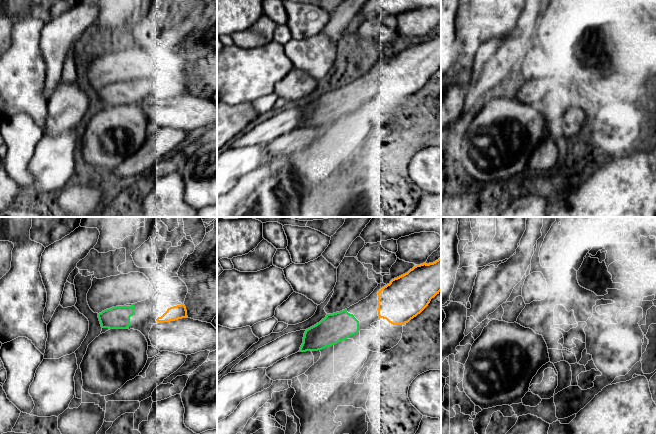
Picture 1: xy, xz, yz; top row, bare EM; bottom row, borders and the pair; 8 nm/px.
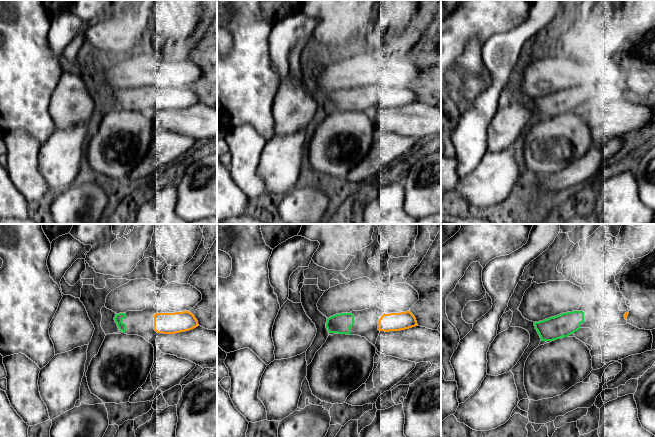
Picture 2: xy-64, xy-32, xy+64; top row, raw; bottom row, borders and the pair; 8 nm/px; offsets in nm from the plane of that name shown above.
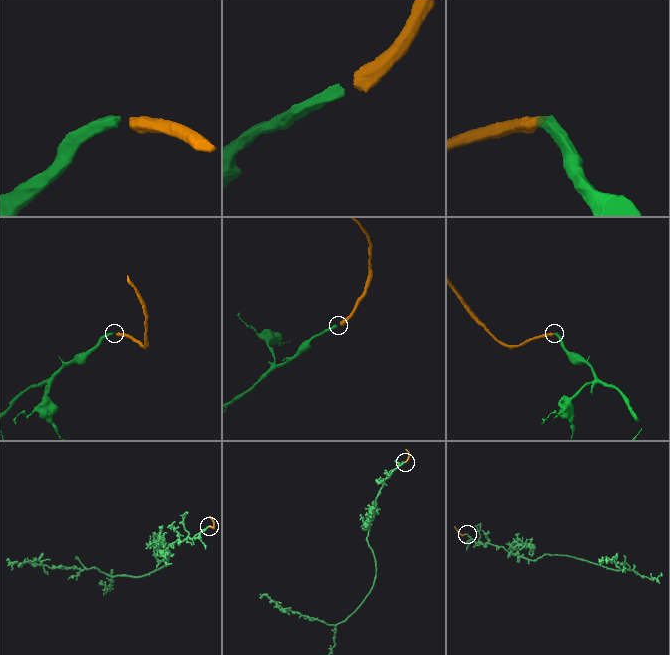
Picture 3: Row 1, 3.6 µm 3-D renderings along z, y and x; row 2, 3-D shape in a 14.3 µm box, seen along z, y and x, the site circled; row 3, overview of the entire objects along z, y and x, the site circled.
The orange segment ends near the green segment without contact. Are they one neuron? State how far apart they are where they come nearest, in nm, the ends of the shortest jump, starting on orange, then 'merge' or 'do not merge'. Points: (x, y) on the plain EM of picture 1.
170 nm apart; from orange across xz (378, 91), (358, 97); merge

